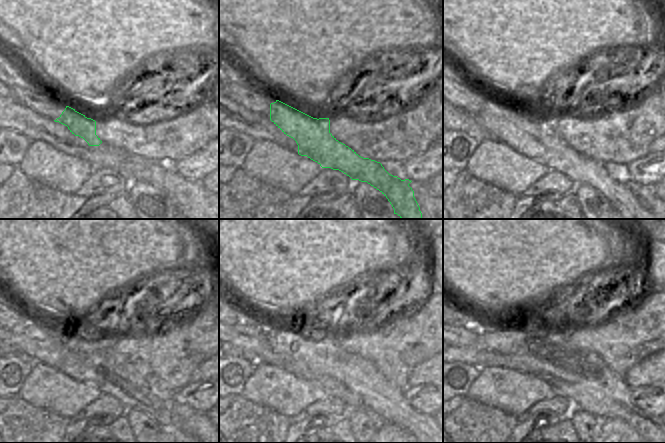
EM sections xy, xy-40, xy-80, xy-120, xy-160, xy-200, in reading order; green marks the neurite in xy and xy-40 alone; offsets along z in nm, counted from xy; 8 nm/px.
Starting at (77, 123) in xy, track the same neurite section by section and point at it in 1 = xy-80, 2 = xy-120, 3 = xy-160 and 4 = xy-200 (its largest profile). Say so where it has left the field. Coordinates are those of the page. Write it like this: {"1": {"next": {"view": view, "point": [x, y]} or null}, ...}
{"1": {"next": {"view": "xy-80", "point": [537, 138]}}, "2": {"next": {"view": "xy-120", "point": [41, 343]}}, "3": {"next": {"view": "xy-160", "point": [250, 338]}}, "4": {"next": {"view": "xy-200", "point": [466, 335]}}}

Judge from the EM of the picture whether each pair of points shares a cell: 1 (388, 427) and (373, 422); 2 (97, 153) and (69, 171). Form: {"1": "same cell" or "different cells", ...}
{"1": "different cells", "2": "different cells"}

